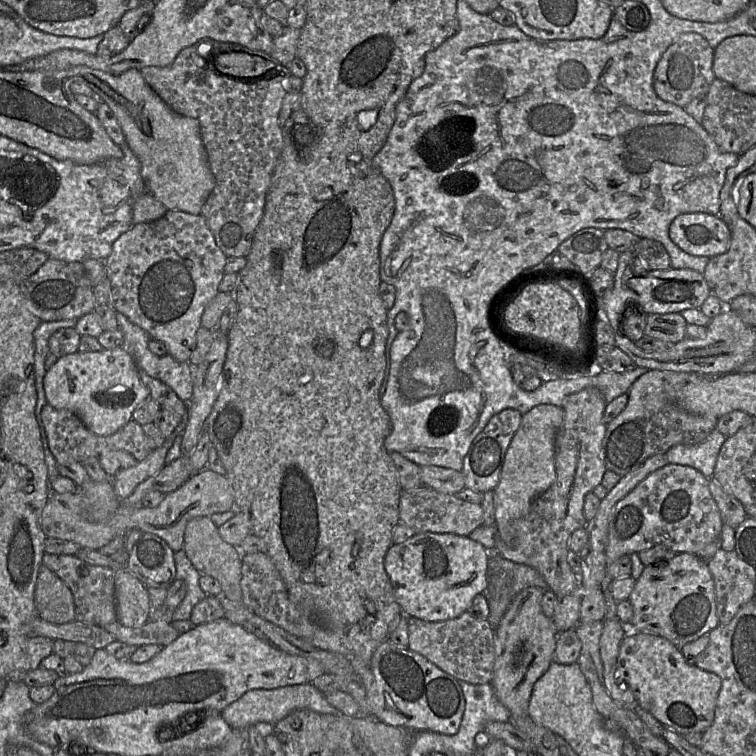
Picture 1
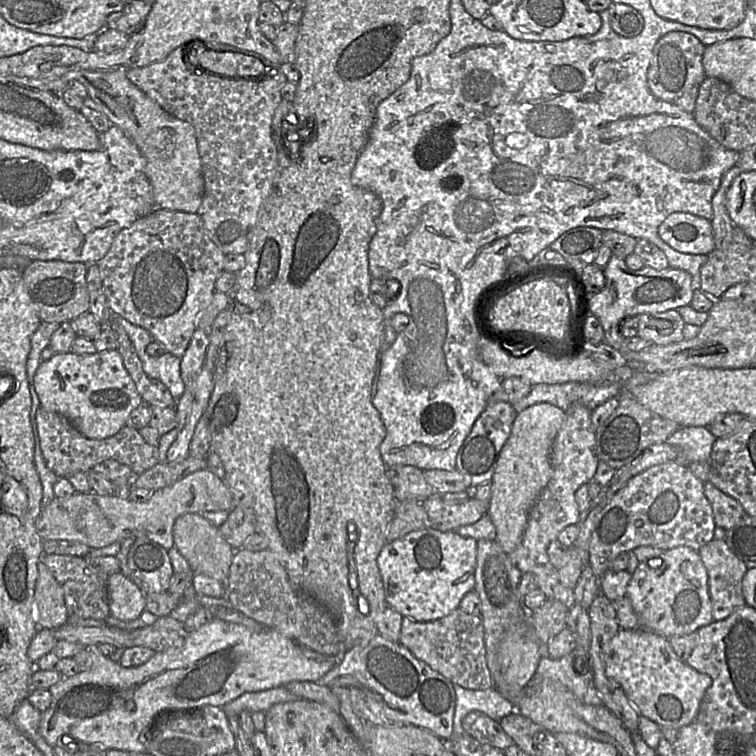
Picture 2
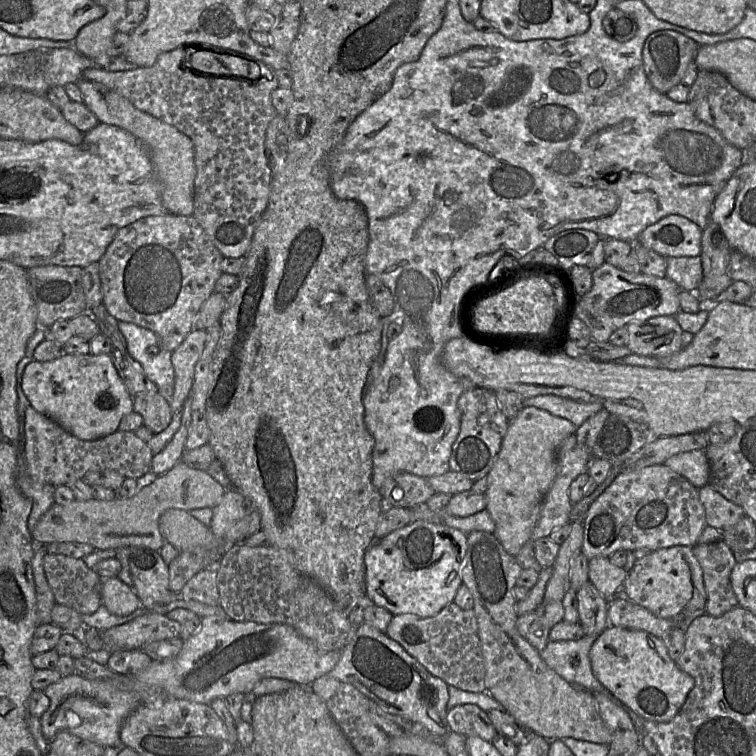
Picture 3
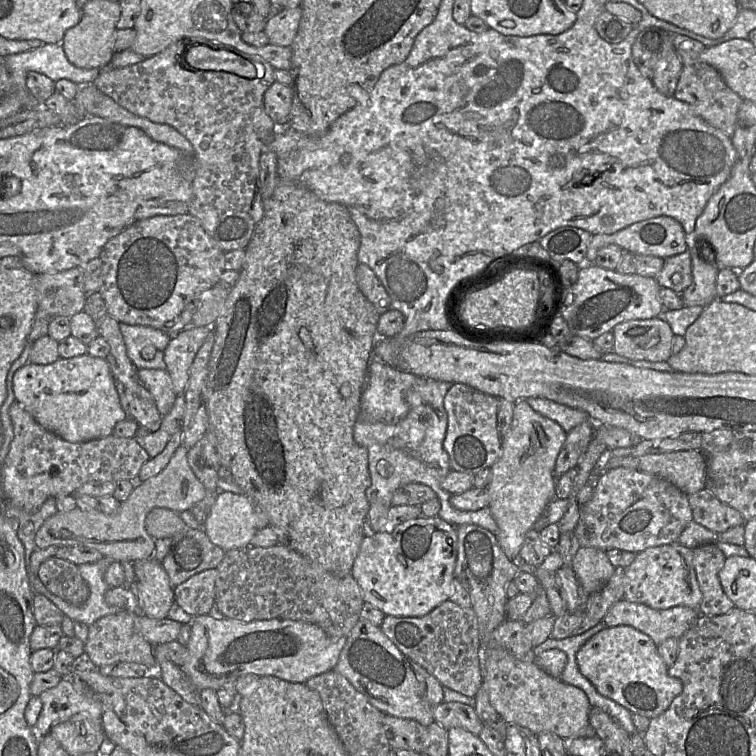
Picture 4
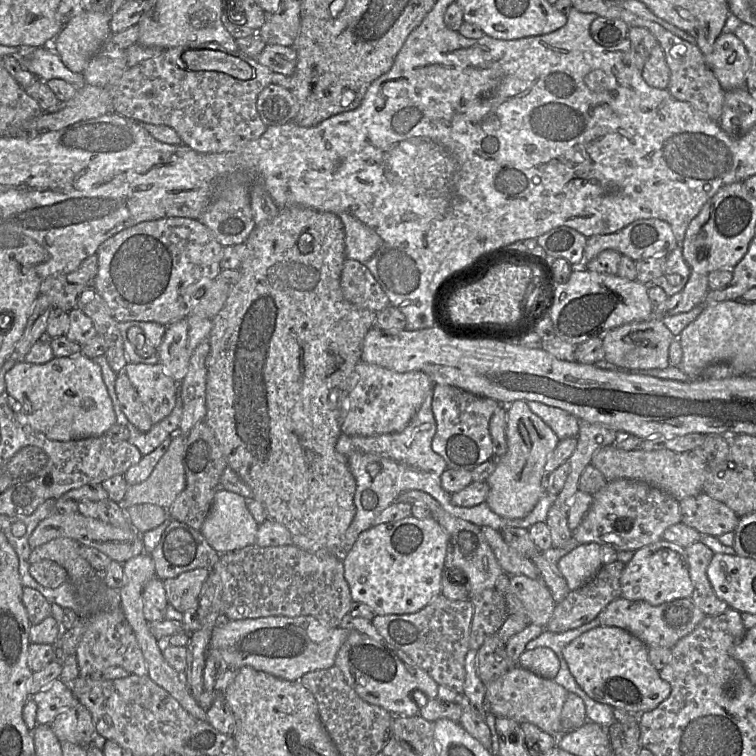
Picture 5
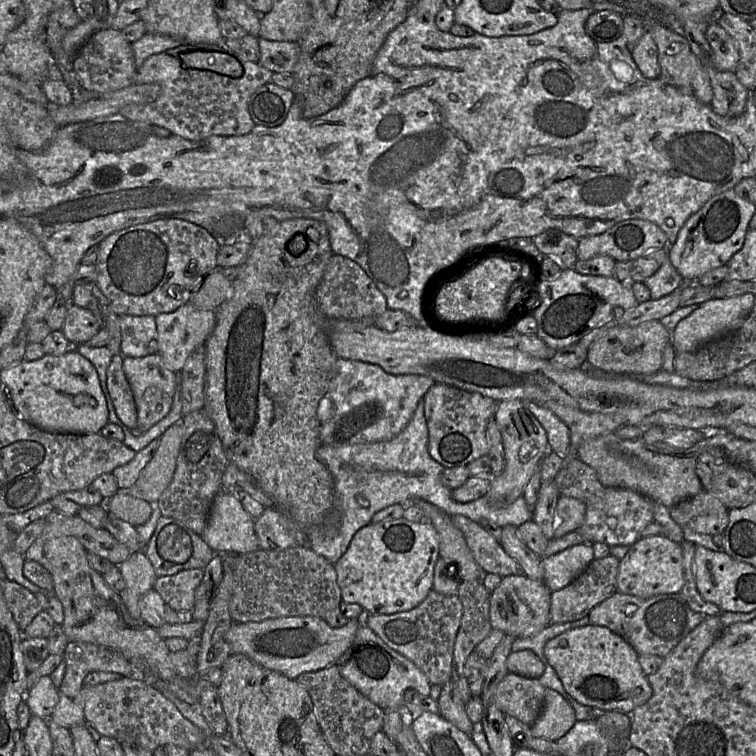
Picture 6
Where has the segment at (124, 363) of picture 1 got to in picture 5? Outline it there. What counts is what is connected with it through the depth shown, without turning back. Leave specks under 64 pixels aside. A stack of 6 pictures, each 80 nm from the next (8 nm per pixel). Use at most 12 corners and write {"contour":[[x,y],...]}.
{"contour":[[83,354],[17,362],[5,390],[52,440],[116,424],[101,368]]}

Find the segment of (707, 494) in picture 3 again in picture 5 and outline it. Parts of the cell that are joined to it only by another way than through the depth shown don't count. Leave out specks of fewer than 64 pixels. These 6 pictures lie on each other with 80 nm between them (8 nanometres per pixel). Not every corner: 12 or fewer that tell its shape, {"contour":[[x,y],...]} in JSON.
{"contour":[[705,492],[679,501],[681,523],[701,535],[733,532],[739,518]]}

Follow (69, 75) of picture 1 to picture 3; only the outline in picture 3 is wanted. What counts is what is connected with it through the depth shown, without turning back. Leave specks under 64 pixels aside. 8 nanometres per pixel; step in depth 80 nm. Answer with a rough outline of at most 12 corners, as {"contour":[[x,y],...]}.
{"contour":[[81,78],[99,122],[149,153],[171,214],[194,211],[192,140],[106,86]]}

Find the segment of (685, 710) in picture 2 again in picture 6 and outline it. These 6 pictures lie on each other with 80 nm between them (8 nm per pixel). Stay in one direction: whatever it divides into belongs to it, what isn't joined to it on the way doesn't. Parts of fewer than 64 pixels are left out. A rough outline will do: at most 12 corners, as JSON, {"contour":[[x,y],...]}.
{"contour":[[606,626],[544,655],[582,705],[631,715],[653,694],[637,651]]}

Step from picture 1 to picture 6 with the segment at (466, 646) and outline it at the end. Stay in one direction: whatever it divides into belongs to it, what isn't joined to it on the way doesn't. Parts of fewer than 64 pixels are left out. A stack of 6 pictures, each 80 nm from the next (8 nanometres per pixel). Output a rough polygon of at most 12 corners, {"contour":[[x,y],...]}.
{"contour":[[432,589],[366,625],[432,685],[452,678],[463,606]]}

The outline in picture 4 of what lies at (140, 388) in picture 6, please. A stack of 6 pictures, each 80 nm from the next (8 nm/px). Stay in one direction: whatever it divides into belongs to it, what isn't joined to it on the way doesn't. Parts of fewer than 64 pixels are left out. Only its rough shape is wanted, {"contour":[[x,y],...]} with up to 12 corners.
{"contour":[[137,369],[165,416],[176,400],[166,369]]}

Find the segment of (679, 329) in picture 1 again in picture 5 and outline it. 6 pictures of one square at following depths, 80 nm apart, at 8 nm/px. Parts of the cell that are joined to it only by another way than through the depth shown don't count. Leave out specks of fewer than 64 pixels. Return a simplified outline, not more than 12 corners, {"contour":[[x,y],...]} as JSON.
{"contour":[[660,318],[603,336],[604,360],[664,369],[674,338]]}

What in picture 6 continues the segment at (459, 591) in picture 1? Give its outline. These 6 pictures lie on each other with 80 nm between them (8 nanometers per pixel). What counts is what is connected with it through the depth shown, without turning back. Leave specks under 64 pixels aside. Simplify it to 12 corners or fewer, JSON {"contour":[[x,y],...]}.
{"contour":[[402,518],[357,531],[342,601],[390,615],[433,589],[439,534]]}

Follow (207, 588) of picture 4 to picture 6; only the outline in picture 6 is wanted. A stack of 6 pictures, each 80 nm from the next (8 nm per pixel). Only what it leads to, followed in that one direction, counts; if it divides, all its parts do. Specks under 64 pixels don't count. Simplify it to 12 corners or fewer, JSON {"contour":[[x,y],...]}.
{"contour":[[203,569],[157,577],[153,589],[175,611],[194,608]]}

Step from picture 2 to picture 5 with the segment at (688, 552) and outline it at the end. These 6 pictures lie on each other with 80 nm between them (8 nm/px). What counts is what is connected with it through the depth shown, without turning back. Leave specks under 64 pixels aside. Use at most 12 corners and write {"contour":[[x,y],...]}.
{"contour":[[662,539],[636,551],[621,596],[657,606],[690,598],[685,548]]}

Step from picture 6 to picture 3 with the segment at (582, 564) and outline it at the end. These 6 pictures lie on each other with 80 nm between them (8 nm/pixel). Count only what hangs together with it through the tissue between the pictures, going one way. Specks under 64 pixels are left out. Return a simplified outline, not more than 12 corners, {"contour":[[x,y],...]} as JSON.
{"contour":[[588,560],[589,582],[607,600],[624,597],[627,572]]}

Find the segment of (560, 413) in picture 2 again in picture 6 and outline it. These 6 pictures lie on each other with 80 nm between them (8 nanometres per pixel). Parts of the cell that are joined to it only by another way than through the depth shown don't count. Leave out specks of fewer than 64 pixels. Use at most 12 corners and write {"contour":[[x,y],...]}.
{"contour":[[519,399],[498,402],[506,465],[487,496],[523,495],[550,452],[547,433]]}

